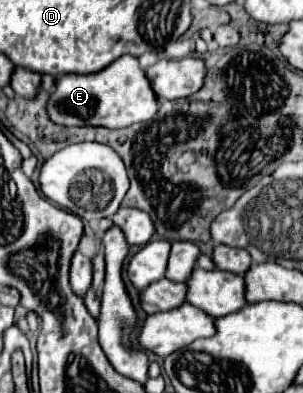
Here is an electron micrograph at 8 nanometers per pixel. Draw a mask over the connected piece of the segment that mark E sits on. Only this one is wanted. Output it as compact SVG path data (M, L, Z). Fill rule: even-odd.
M122 56L112 62L104 72L96 76L60 76L56 80L56 92L48 102L48 114L52 122L64 126L106 126L128 128L136 122L152 120L158 112L158 96L148 84L138 58Z

